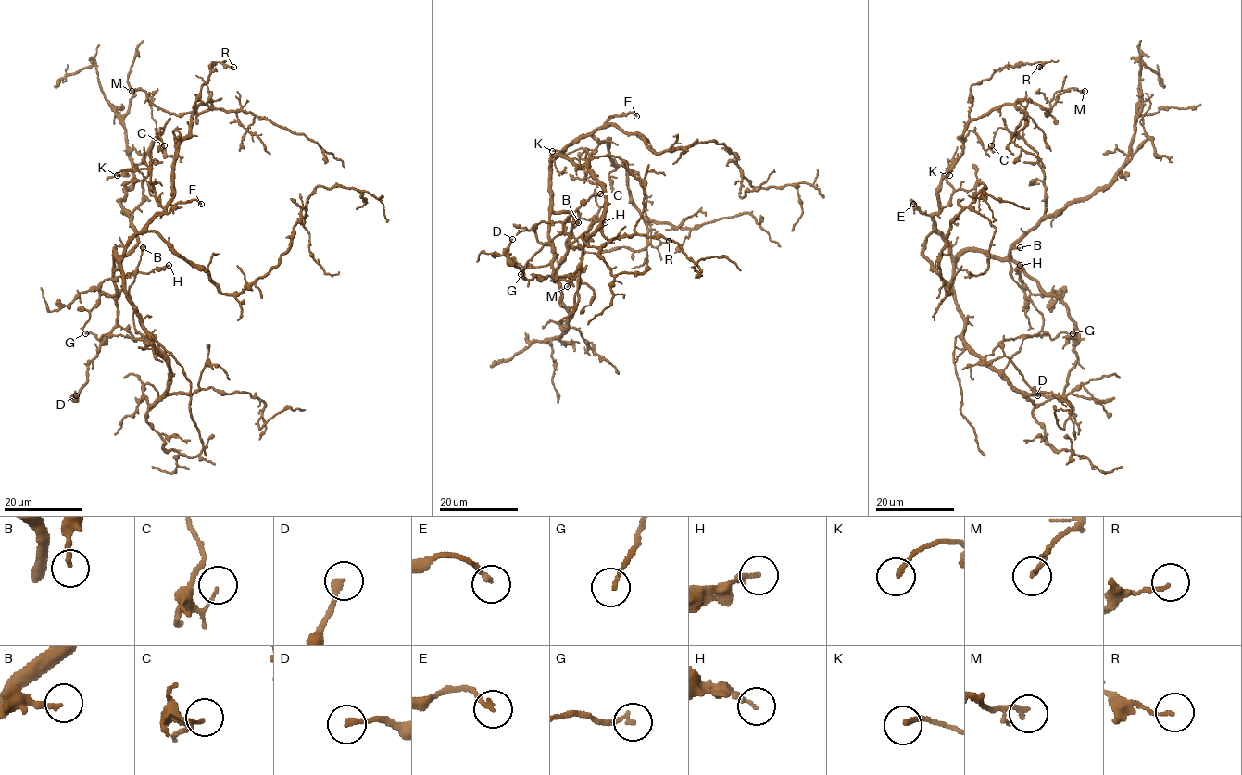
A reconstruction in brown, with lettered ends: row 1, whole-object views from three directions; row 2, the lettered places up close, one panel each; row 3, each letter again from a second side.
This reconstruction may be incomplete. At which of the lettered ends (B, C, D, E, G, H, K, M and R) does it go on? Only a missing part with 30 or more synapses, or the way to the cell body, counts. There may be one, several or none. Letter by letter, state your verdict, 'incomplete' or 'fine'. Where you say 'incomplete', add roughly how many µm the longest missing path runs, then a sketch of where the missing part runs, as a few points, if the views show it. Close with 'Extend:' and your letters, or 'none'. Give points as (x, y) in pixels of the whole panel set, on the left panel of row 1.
B: fine
C: fine
D: fine
E: fine
G: fine
H: fine
K: fine
M: fine
R: fine
Extend: none

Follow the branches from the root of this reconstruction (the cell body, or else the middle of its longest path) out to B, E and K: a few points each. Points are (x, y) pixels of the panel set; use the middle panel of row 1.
B: (560, 153), (586, 166), (605, 192), (605, 212), (569, 244), (564, 223), (576, 210), (578, 222)
E: (560, 153), (614, 116), (629, 112), (636, 116)
K: (560, 153), (579, 138), (589, 135), (599, 142), (590, 155), (582, 148), (566, 154), (552, 151)

